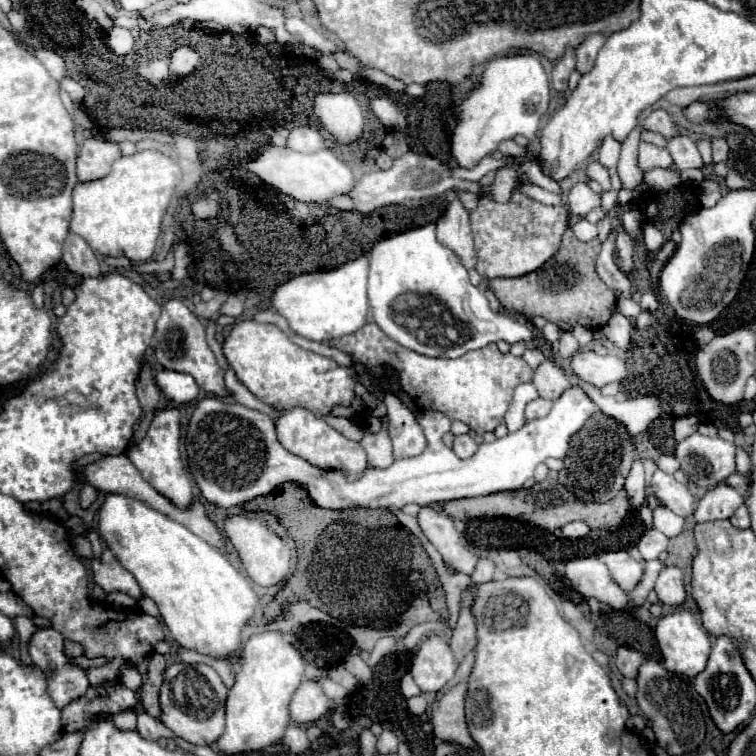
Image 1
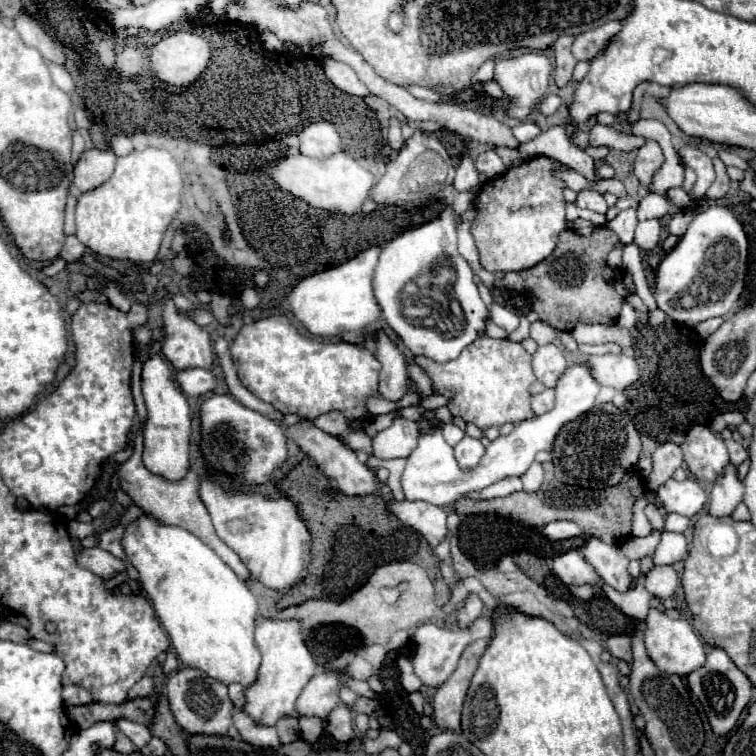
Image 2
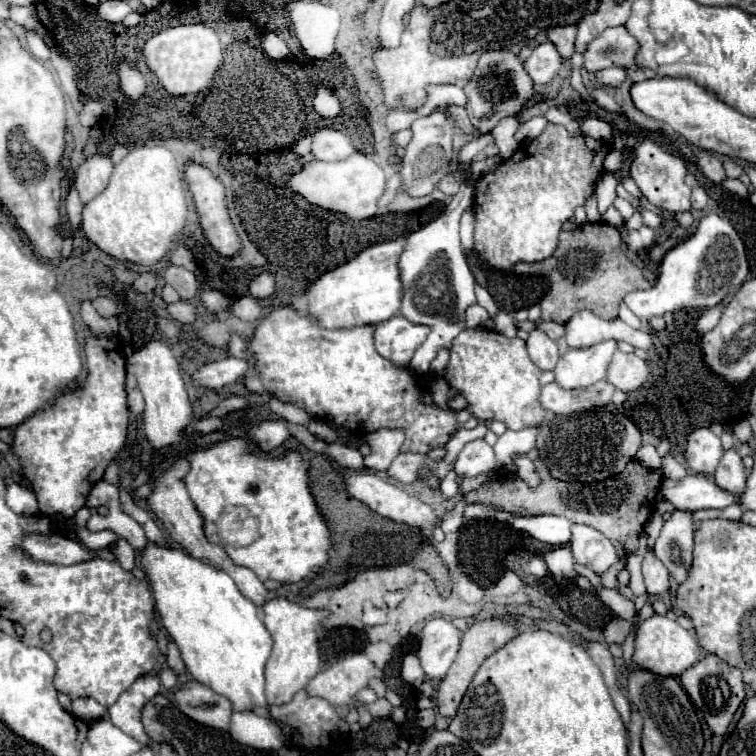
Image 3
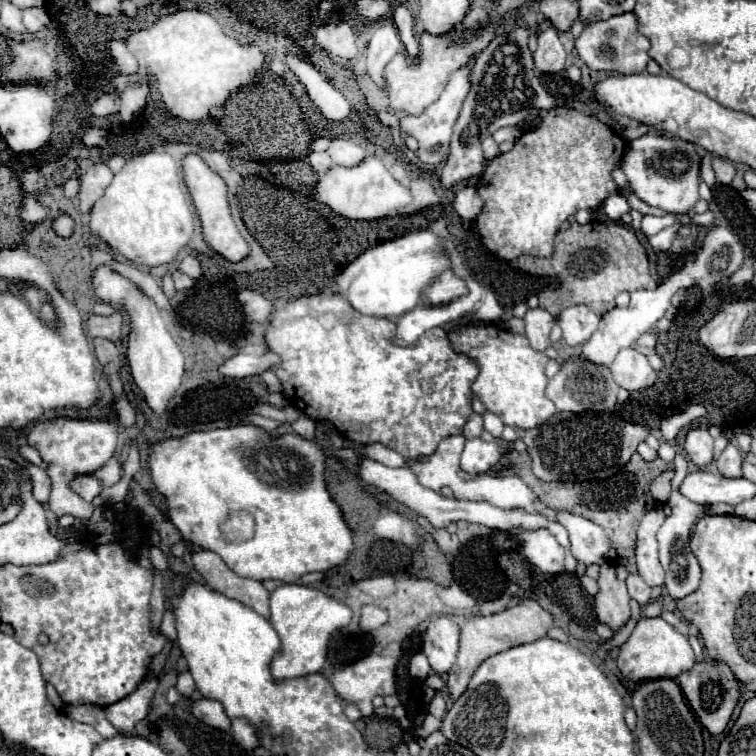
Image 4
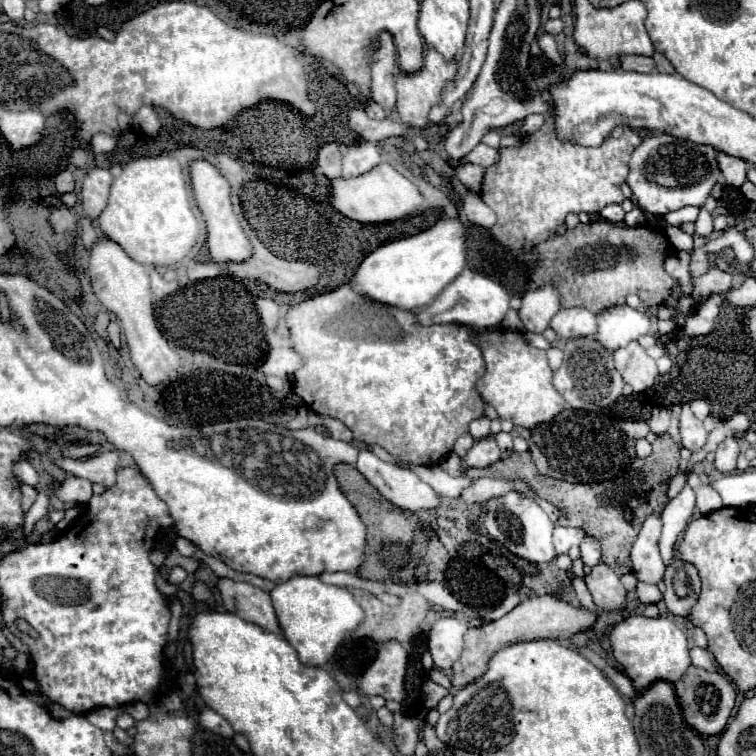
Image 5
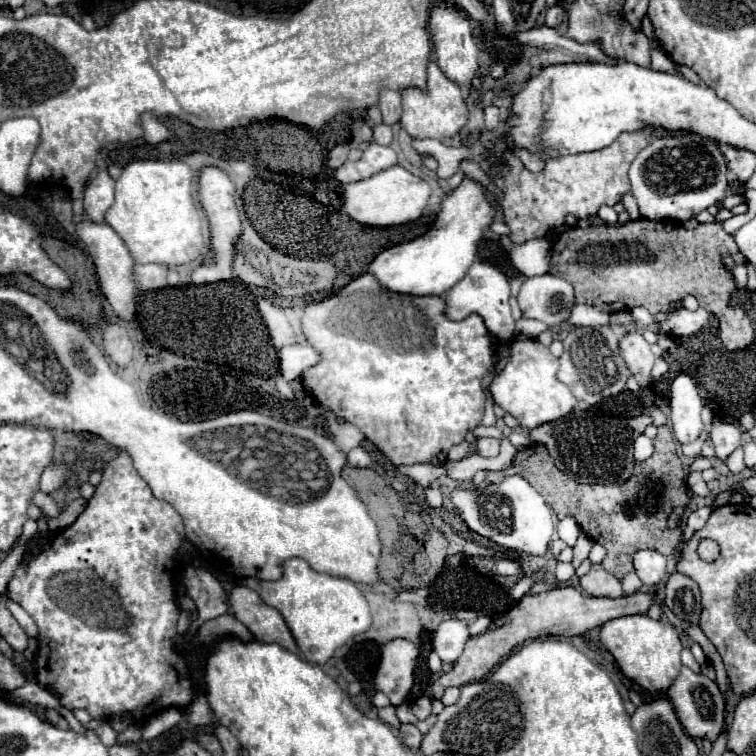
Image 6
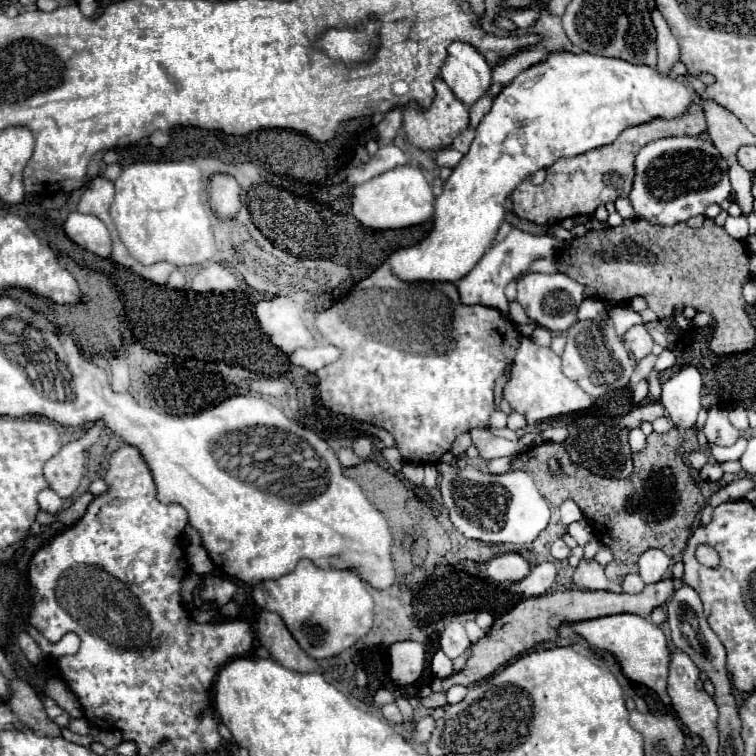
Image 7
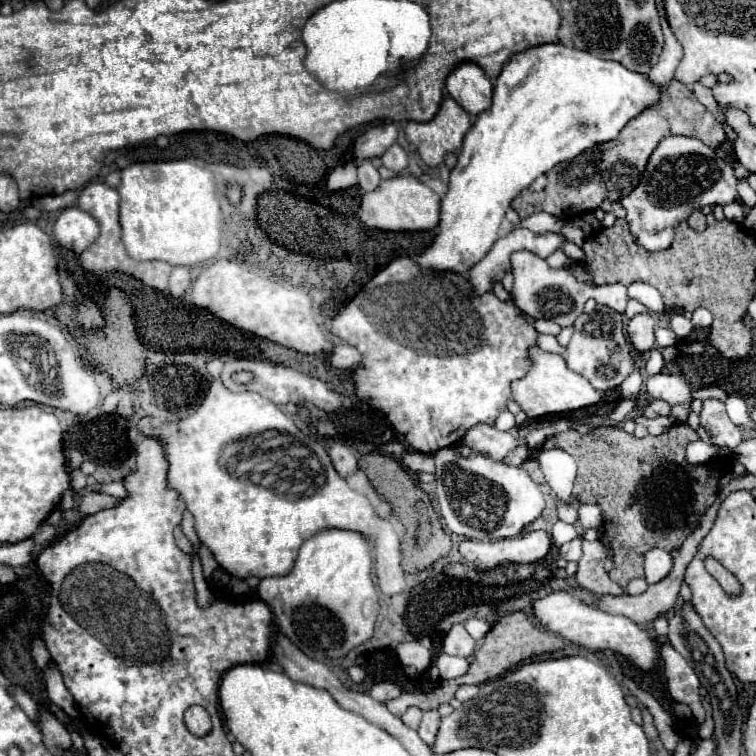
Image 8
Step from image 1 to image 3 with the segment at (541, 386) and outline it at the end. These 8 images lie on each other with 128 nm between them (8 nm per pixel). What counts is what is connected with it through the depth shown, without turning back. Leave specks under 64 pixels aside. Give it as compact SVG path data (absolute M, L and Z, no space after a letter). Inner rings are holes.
M540 328L530 330L530 336L528 336L526 344L528 344L530 358L538 368L552 370L556 366L556 360L560 358L560 352L558 352L556 342L550 340L544 330L540 330Z

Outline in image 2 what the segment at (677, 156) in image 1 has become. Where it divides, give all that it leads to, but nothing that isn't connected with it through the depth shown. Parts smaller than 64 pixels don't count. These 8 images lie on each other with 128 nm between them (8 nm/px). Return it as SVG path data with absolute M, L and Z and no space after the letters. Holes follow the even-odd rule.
M682 146L682 148L678 150L678 154L680 154L680 158L684 160L684 164L690 166L690 168L696 172L696 176L698 176L698 180L696 180L696 184L694 184L694 190L692 190L692 198L694 198L694 200L700 200L700 198L706 194L706 190L710 188L712 180L716 178L712 160L710 160L702 150L698 150L698 148L694 148L694 146Z

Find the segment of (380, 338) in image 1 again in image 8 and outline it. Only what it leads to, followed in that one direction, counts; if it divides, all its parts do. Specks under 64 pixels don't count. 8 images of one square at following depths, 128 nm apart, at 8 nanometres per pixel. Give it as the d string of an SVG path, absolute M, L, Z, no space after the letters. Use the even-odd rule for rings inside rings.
M536 346L530 348L530 356L532 356L532 368L528 370L528 374L512 382L512 396L528 414L528 418L572 412L572 410L600 402L600 392L584 376L572 372L562 356L544 352Z

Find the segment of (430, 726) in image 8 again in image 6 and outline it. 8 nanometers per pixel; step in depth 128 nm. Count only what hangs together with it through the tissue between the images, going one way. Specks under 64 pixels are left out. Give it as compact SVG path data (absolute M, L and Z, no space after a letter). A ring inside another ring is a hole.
M402 724L400 726L400 738L406 746L418 750L420 748L420 742L422 742L422 732L414 726L414 724Z

